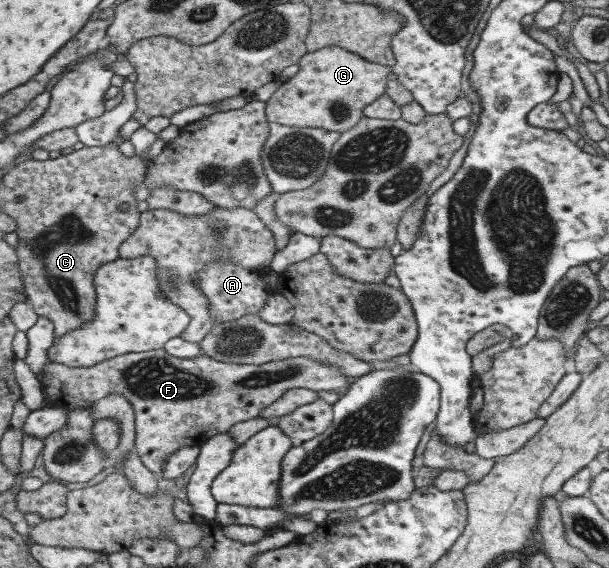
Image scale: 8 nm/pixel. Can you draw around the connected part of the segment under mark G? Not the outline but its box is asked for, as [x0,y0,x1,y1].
[267,46,392,132]

